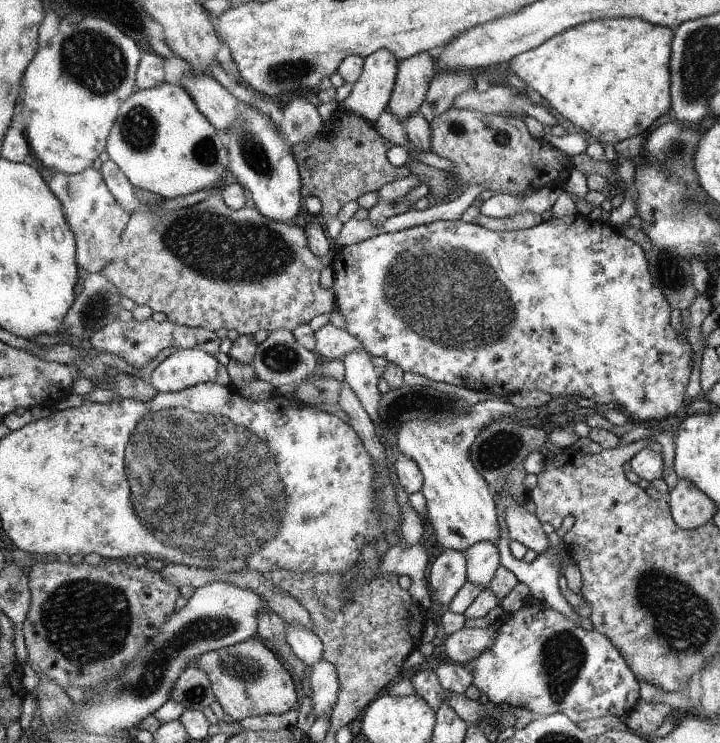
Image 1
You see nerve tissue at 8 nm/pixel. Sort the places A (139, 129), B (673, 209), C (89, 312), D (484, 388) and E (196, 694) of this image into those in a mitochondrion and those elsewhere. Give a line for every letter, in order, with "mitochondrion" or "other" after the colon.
A: mitochondrion
B: mitochondrion
C: mitochondrion
D: other
E: mitochondrion

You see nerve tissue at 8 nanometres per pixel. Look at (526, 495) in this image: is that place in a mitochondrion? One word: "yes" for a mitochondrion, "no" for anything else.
no

